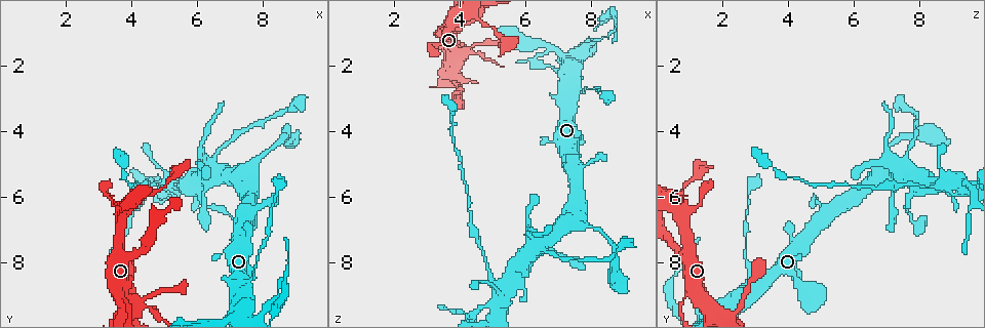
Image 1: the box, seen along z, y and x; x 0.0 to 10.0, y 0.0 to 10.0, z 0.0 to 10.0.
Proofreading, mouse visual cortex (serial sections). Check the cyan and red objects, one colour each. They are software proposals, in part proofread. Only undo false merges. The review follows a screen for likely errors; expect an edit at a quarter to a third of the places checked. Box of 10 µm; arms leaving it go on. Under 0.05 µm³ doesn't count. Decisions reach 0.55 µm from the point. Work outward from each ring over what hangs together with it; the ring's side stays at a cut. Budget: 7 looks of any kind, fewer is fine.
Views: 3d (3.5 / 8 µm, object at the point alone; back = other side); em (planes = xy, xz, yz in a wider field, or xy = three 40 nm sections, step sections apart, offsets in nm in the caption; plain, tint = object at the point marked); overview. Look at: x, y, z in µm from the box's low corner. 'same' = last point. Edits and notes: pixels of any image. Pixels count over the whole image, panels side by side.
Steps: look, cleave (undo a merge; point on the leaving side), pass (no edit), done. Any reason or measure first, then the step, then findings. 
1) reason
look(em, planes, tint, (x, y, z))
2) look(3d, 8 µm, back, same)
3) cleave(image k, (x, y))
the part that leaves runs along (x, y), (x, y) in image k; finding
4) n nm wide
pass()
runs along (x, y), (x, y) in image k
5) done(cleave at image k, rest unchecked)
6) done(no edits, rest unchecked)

thin neck
look(3d, 8 µm, (4.05, 9.25, 1.50))

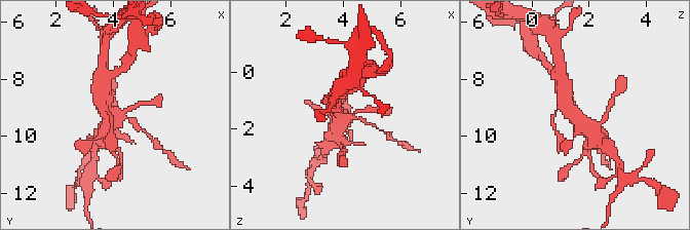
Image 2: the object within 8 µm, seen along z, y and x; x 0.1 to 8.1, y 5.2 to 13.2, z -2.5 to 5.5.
look(3d, 3.5 µm, same)

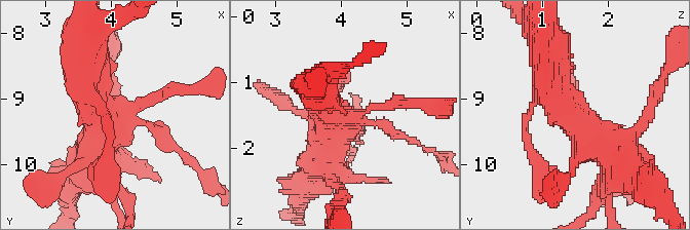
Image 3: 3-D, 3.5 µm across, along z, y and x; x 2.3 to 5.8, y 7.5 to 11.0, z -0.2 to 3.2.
4 arms
cleave(image 3, (170, 146))
the part that leaves runs along (140, 120), (197, 161) in image 3; two cells meet here

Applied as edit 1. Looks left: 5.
small branch off a trunk
look(3d, 3.5 µm, (7.50, 8.65, 2.95))

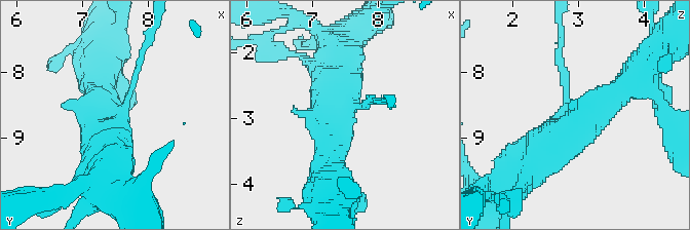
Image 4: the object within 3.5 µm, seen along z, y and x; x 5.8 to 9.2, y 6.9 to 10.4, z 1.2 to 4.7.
now the EM
look(em, xy, step 5, tint, (7.55, 8.65, 2.95))

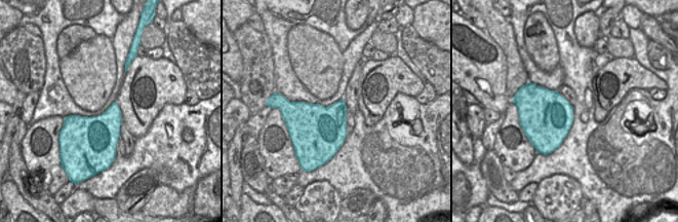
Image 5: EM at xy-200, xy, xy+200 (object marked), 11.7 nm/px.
pass()
runs along (642, 71), (527, 173) in image 4; all the same cell

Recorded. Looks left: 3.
a narrow waist
look(3d, 8 µm, (8.30, 6.25, 2.85))

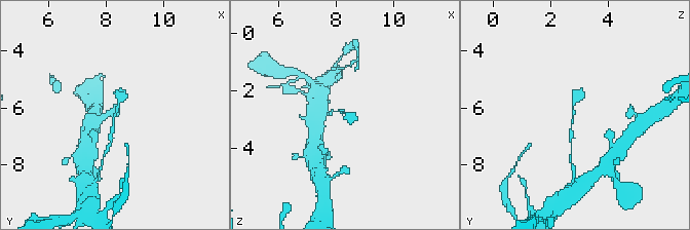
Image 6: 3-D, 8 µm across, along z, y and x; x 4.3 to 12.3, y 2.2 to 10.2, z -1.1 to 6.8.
look(em, planes, tint, same)

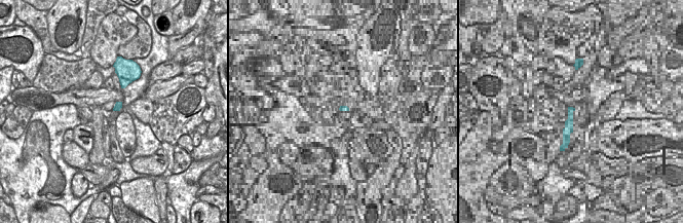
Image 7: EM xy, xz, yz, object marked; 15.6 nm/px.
pass()
runs along (571, 144), (574, 103), (581, 90) in image 6; all the same cell

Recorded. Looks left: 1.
done(cleave at image 3, rest unchecked)

